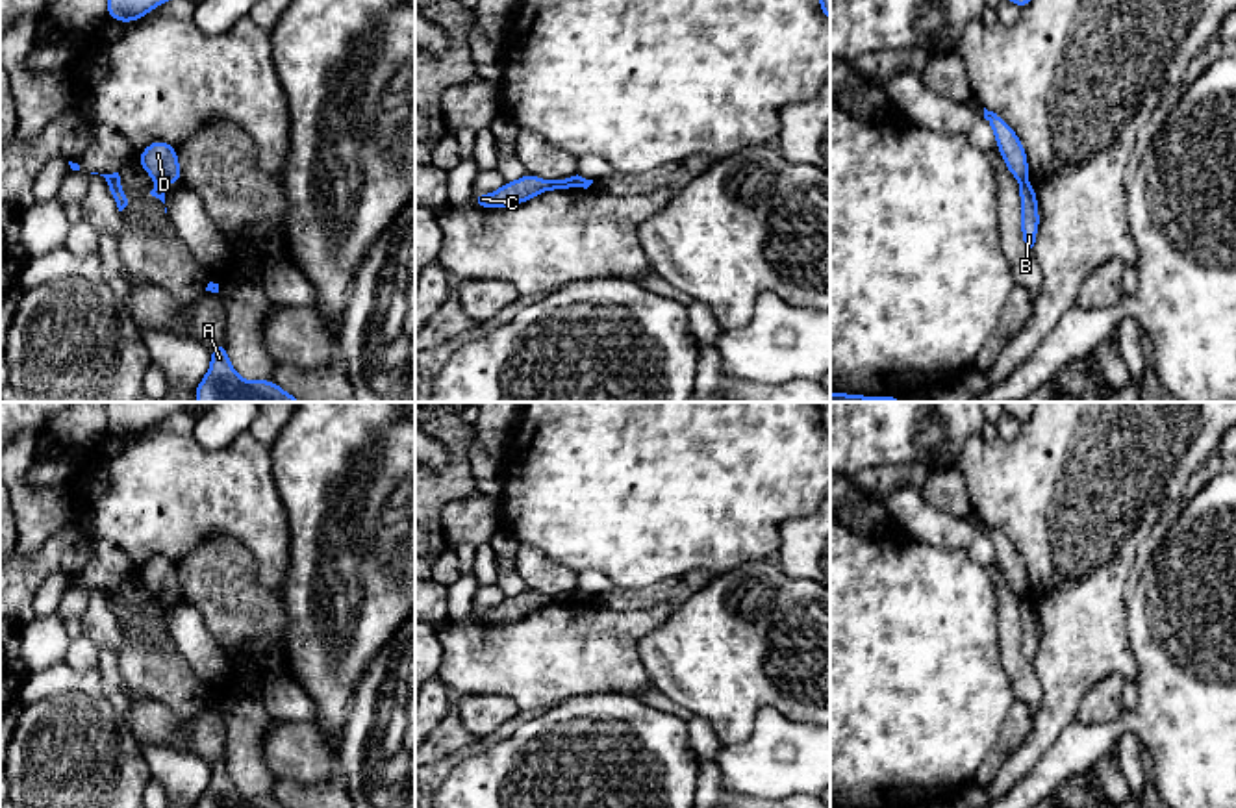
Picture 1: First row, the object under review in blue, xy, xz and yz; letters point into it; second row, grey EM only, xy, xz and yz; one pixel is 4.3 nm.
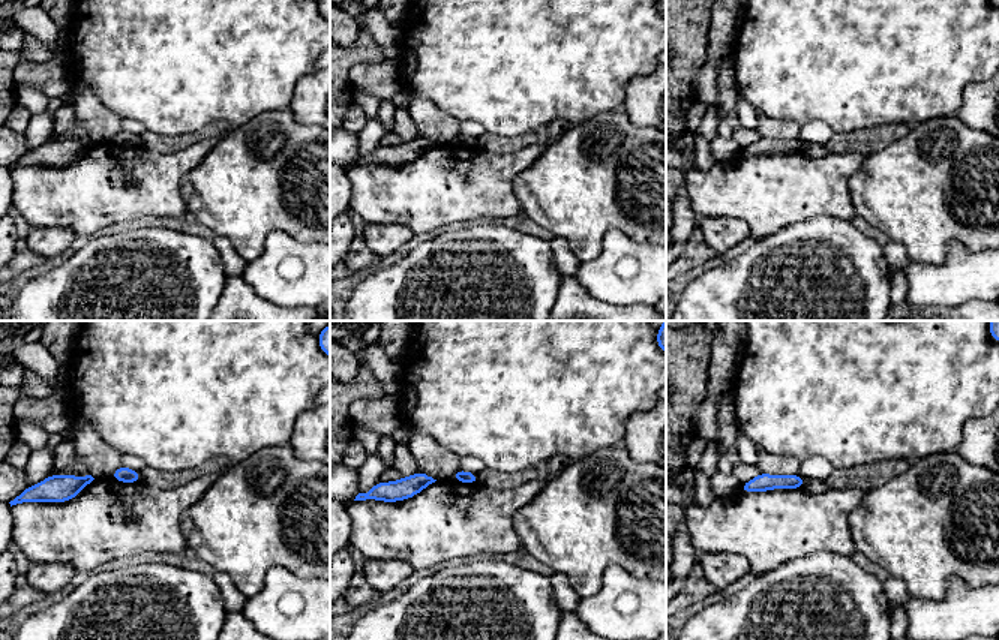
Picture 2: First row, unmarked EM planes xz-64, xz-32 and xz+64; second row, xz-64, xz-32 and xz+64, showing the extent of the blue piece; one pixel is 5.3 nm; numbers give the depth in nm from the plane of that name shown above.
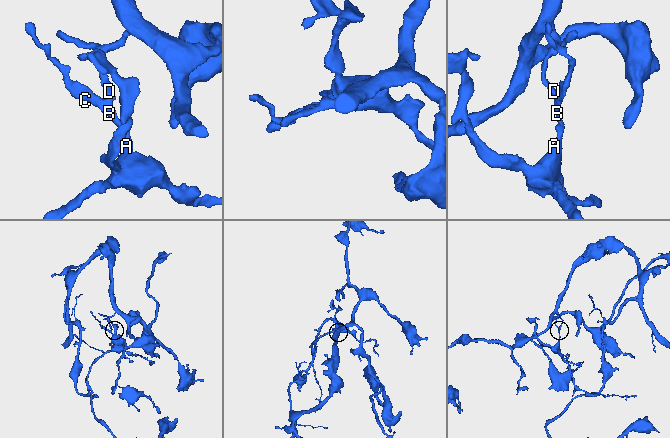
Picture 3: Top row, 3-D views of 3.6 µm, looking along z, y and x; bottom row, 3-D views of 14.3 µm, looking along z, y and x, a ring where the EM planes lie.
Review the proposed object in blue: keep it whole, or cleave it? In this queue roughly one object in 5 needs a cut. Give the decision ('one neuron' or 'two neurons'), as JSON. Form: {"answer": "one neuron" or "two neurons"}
{"answer": "two neurons"}

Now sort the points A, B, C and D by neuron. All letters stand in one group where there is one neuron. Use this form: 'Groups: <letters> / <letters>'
Groups: A B C / D

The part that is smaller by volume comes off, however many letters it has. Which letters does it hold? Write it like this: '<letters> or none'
A, B, C

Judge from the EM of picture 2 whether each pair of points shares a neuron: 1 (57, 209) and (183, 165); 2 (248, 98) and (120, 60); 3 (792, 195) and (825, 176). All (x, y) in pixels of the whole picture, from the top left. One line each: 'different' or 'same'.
1: same
2: same
3: same

